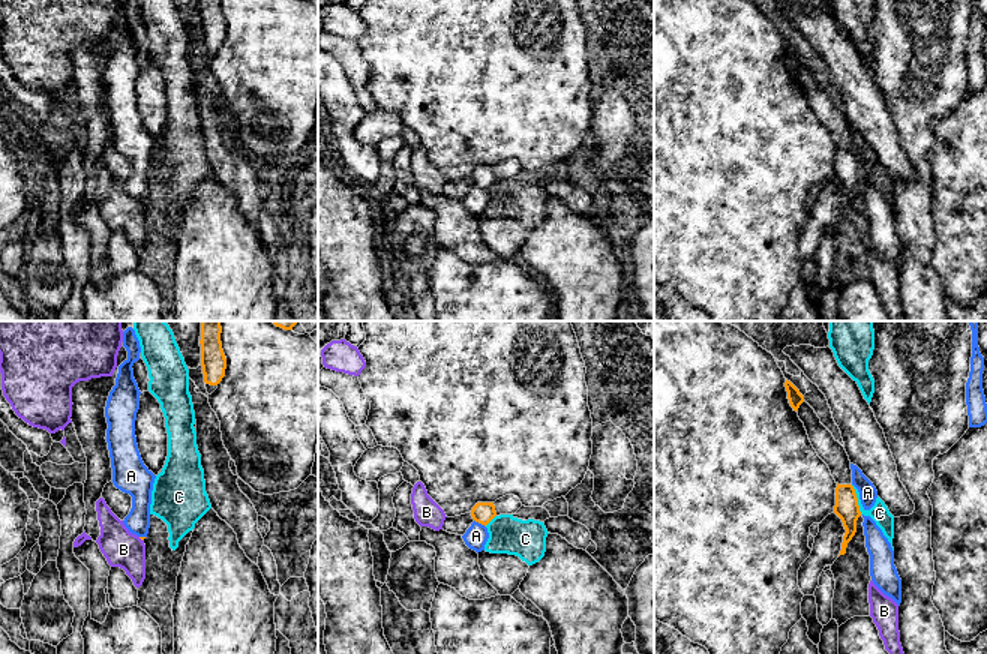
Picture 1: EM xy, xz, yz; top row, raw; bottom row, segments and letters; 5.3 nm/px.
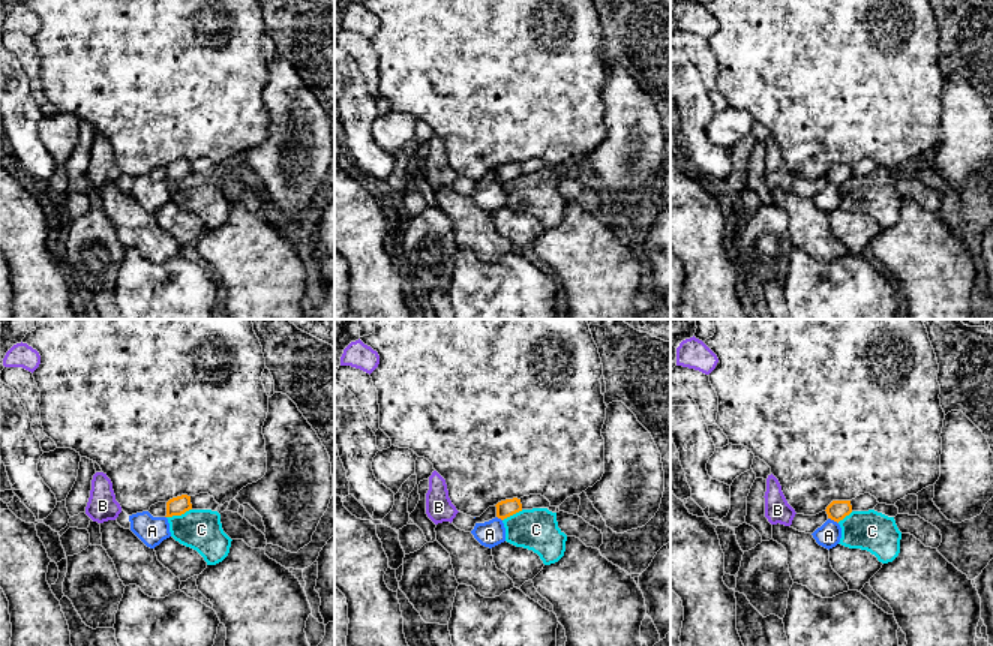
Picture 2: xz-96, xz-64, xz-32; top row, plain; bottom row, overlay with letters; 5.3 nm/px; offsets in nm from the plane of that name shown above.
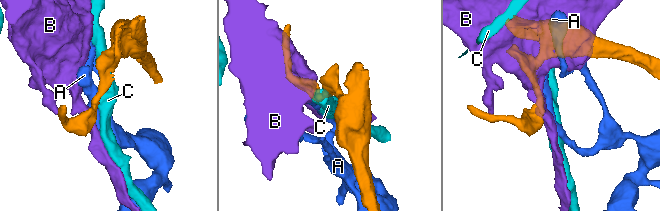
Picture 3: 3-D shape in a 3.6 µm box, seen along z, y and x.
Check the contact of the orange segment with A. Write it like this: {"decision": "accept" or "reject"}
{"decision": "reject"}

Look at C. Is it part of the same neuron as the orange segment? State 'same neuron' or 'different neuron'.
different neuron

